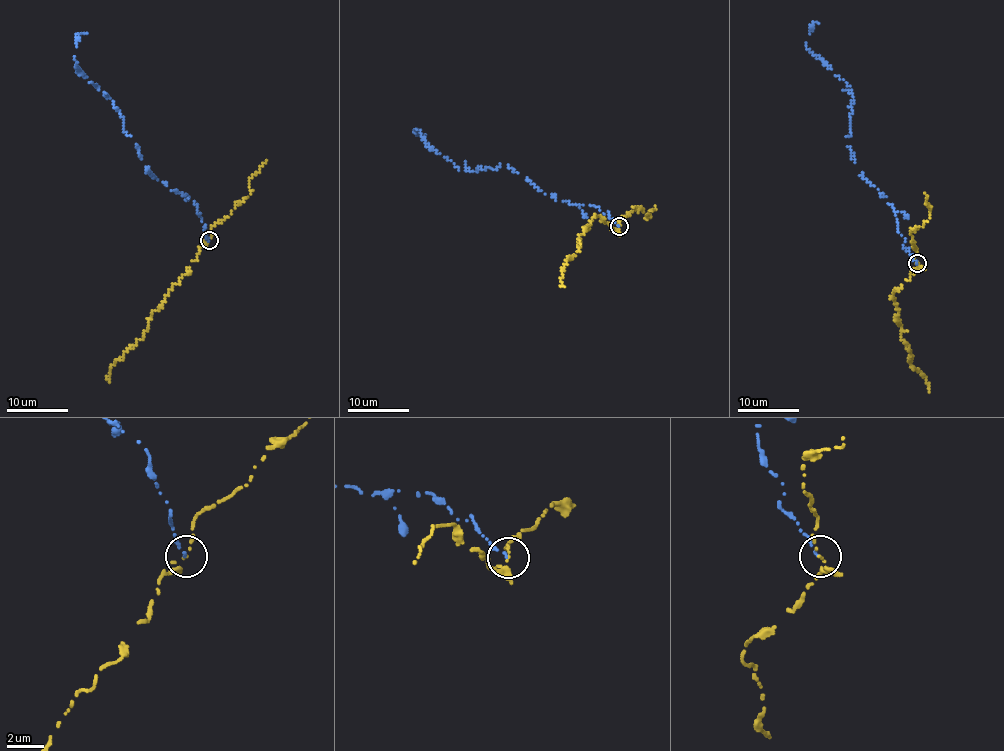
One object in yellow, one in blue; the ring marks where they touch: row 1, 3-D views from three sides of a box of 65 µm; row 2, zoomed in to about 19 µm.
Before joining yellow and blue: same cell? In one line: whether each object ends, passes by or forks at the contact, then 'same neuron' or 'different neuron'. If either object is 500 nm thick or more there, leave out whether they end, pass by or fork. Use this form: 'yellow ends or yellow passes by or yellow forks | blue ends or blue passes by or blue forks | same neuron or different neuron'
yellow passes by | blue ends | different neuron

